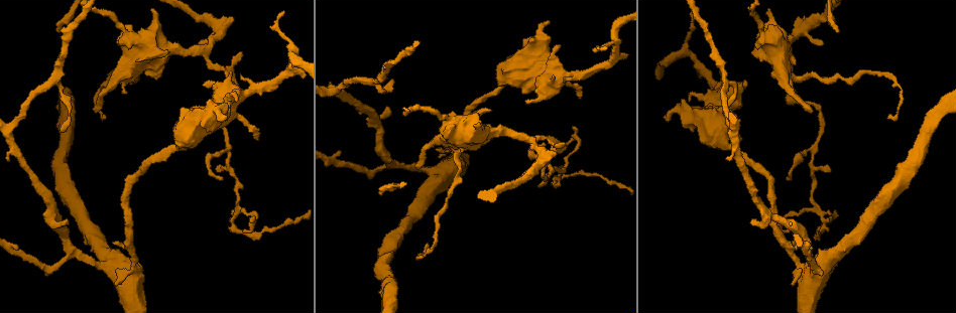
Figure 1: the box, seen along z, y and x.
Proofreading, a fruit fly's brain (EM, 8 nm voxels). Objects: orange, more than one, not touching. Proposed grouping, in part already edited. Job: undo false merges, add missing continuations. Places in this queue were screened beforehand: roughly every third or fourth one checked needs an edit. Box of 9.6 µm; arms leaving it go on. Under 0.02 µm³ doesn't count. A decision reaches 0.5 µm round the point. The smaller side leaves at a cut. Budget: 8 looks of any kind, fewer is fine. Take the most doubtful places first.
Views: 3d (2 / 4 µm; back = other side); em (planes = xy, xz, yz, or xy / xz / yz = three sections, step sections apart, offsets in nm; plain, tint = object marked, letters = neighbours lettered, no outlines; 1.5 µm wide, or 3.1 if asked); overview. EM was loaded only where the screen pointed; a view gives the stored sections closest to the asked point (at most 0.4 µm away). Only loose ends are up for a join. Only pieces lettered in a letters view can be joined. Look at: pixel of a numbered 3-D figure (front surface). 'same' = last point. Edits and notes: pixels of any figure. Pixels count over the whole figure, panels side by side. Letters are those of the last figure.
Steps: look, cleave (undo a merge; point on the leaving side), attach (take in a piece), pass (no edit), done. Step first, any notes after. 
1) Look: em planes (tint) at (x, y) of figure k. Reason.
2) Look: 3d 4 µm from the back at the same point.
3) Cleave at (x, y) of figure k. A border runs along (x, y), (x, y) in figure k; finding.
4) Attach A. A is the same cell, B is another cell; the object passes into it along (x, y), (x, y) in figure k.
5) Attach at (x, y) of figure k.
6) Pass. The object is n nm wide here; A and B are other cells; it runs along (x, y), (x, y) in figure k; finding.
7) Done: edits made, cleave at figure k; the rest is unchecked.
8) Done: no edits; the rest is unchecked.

Look: em planes (plain) at (454, 164) of figure 1.

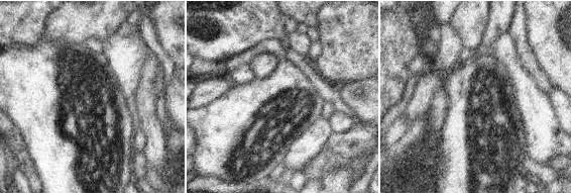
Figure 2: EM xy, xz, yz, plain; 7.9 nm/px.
Look: em planes (tint) at the same point. With the object marked.

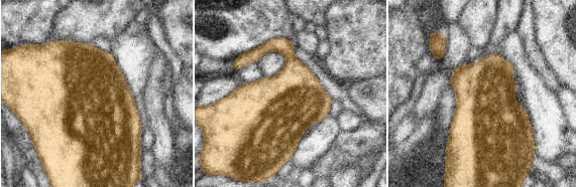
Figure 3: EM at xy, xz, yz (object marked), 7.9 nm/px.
Look: em planes (letters) at the same point. See the neighbours.

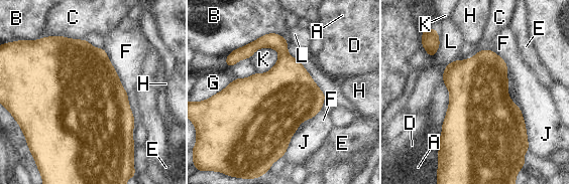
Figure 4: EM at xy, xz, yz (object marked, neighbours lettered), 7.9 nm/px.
Pass. A, B, C, D, E, F, G, H, J, K and L are other cells; a border runs along (276, 49), (277, 61), (257, 73) in figure 4; all the same cell.

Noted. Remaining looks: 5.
Look: em planes (letters) at (888, 116) of figure 1.

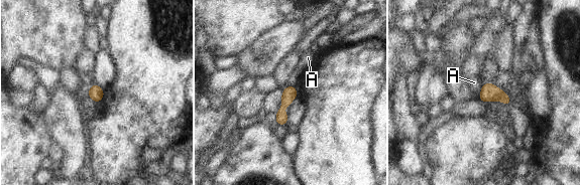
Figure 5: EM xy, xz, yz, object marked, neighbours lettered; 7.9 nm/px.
Pass. A is another cell; a border runs along (483, 84), (478, 96) in figure 5; none of them fits.

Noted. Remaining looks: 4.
Look: 3d 2 µm at (523, 138) of figure 1. Calibre changes.

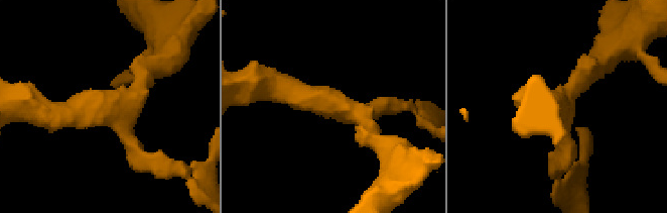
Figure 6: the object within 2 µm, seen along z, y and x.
Look: em planes (plain) at (339, 105) of figure 6. 3 arms meet here; the arms are 170, 220, 280 nm wide.

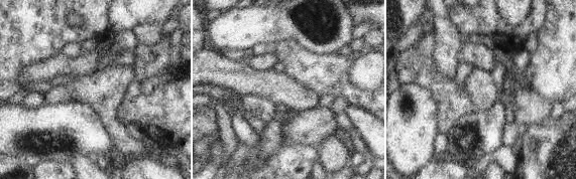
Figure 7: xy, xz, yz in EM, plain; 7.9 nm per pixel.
Look: em planes (letters) at the same point.

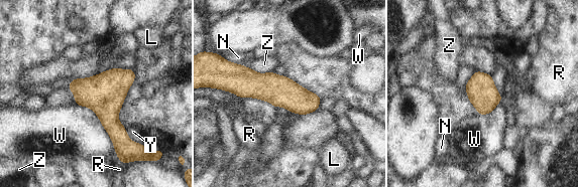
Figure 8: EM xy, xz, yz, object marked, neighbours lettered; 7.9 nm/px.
Pass. L, N, R, W, Y and Z are other cells; it runs along (229, 88), (272, 87), (316, 107) in figure 8; continuous, no second cell.

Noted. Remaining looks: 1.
Done: no edits; the rest is unchecked.

